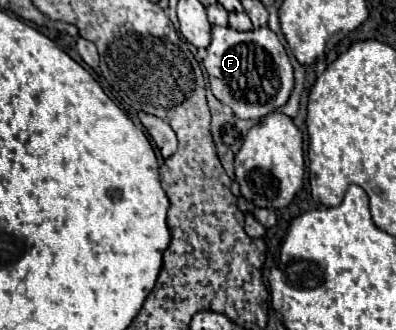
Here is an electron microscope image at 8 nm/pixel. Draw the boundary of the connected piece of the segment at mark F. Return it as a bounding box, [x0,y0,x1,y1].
[203,26,293,120]

